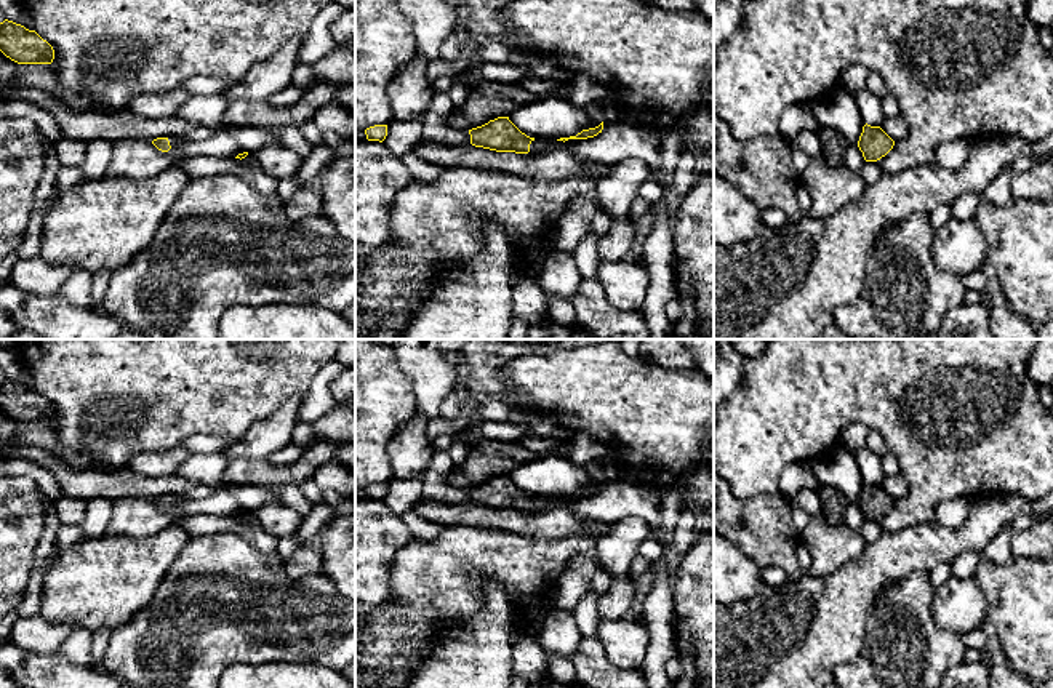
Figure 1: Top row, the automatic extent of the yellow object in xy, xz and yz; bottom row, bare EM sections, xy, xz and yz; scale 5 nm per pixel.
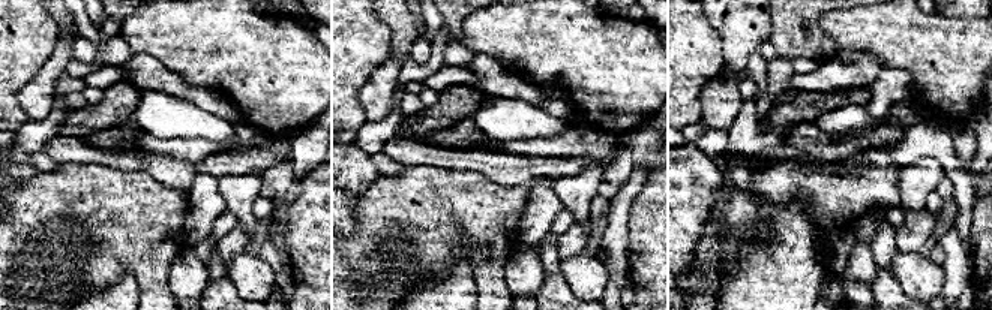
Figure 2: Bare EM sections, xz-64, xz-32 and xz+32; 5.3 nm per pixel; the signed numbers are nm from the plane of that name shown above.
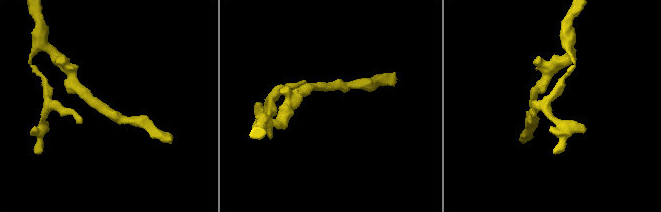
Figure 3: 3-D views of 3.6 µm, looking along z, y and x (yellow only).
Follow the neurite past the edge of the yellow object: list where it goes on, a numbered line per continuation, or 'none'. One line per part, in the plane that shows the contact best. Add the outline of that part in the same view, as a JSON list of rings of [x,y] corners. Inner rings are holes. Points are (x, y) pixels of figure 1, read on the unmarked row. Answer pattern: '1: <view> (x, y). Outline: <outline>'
1: xz (538, 504). Outline: [[[535,498],[530,502],[530,510],[526,514],[539,514],[549,510],[549,501],[551,498]]]

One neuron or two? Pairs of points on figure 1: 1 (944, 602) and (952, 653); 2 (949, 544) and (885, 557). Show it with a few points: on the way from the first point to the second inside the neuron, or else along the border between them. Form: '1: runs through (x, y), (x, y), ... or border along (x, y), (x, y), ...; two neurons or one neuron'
1: border along (932, 596), (932, 620), (938, 626), (962, 636); two neurons
2: runs through (933, 544), (901, 552); one neuron

